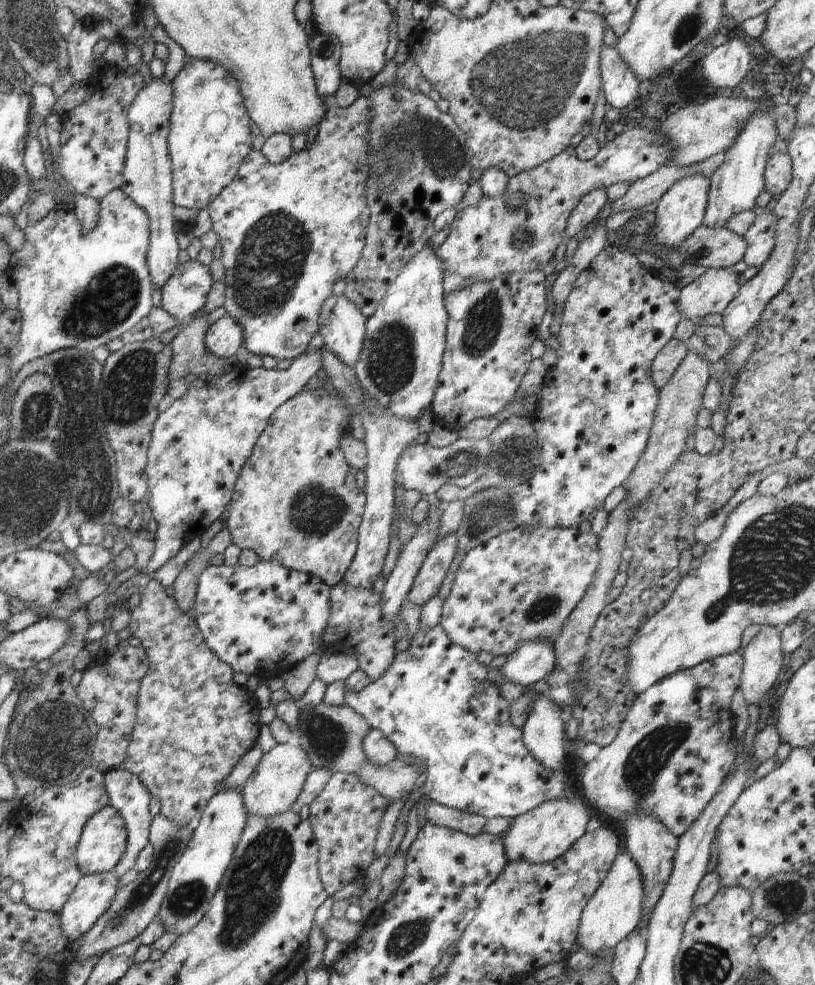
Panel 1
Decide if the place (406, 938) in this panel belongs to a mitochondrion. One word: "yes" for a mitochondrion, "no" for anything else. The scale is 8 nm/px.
yes

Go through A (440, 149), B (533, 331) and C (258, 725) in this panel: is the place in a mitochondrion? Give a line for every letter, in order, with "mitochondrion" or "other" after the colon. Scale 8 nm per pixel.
A: mitochondrion
B: other
C: other

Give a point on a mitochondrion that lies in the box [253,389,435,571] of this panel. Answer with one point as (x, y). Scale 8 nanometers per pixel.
(317, 509)

